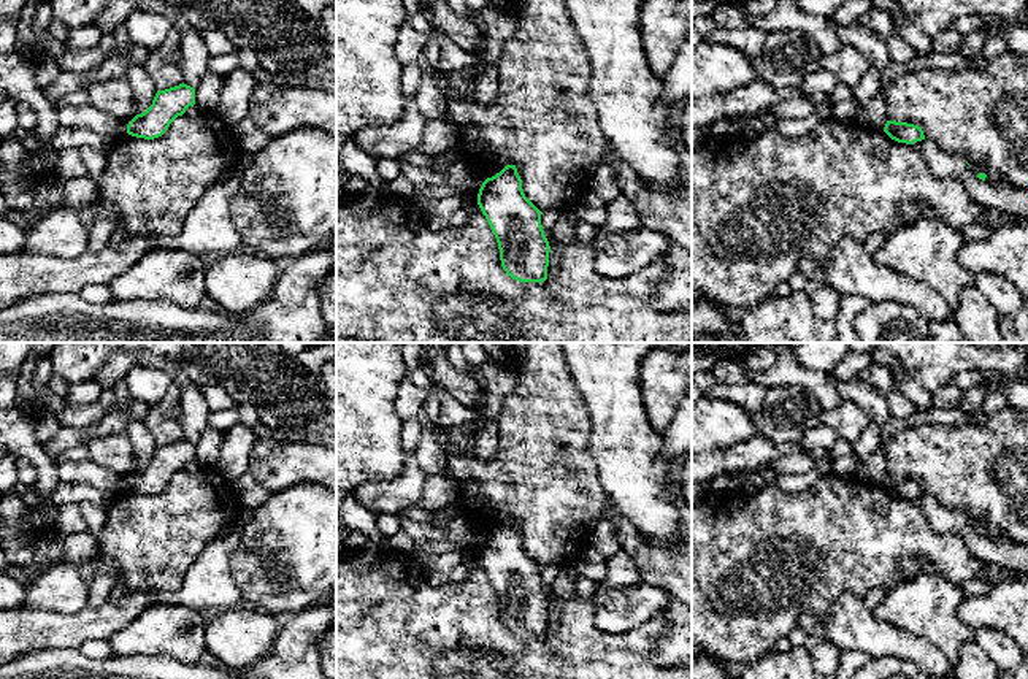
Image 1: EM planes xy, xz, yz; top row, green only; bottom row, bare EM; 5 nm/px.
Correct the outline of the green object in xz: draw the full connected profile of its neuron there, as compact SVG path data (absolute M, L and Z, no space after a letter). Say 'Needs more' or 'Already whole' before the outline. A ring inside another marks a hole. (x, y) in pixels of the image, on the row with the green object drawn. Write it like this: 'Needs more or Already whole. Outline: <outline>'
Already whole. Outline: M516 165L482 182L478 205L497 238L506 274L520 282L546 281L550 246L541 211L525 197Z

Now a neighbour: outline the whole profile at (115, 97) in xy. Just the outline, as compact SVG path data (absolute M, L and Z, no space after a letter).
M117 76L109 81L92 84L89 89L92 106L109 114L122 124L130 122L135 116L135 92L127 76Z

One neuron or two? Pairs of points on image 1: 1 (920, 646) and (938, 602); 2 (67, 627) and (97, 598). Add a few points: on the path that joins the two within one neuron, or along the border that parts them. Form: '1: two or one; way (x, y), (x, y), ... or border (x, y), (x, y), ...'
1: two; border (890, 622), (925, 638), (951, 662)
2: two; border (107, 600), (99, 605), (89, 605)

